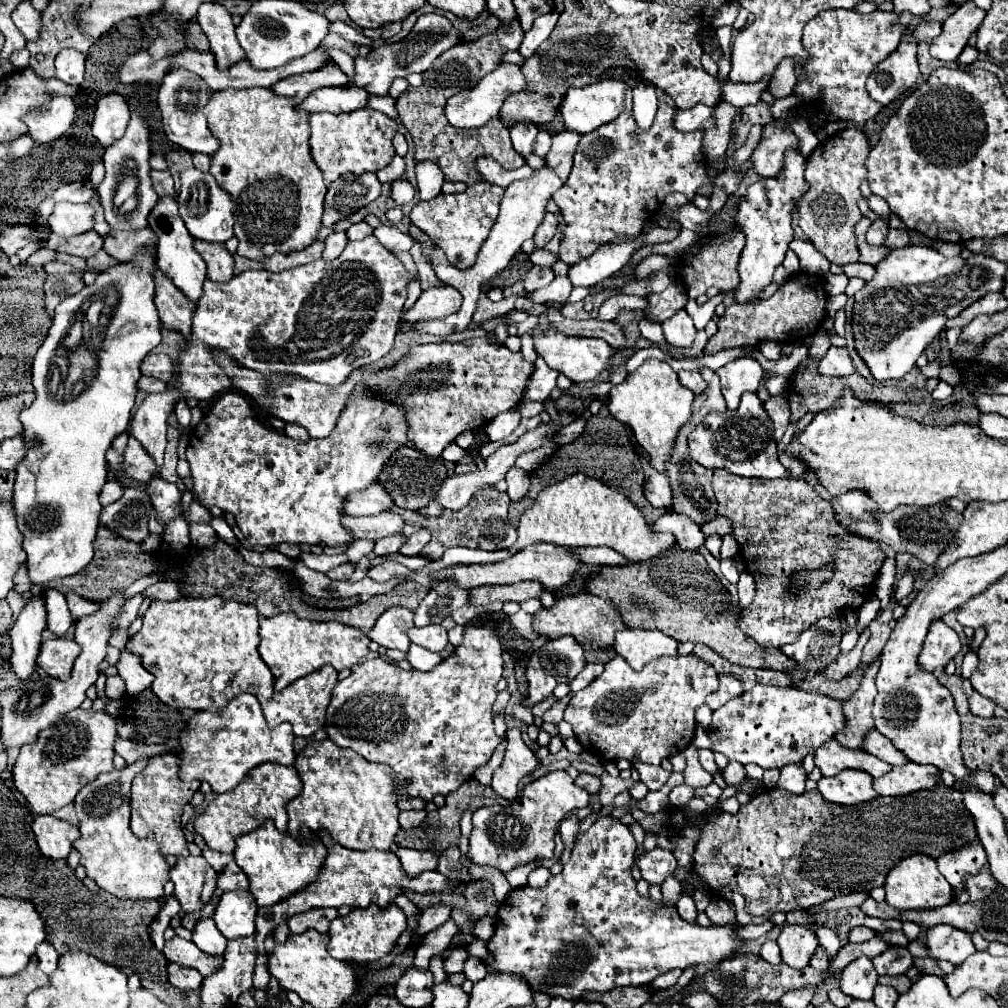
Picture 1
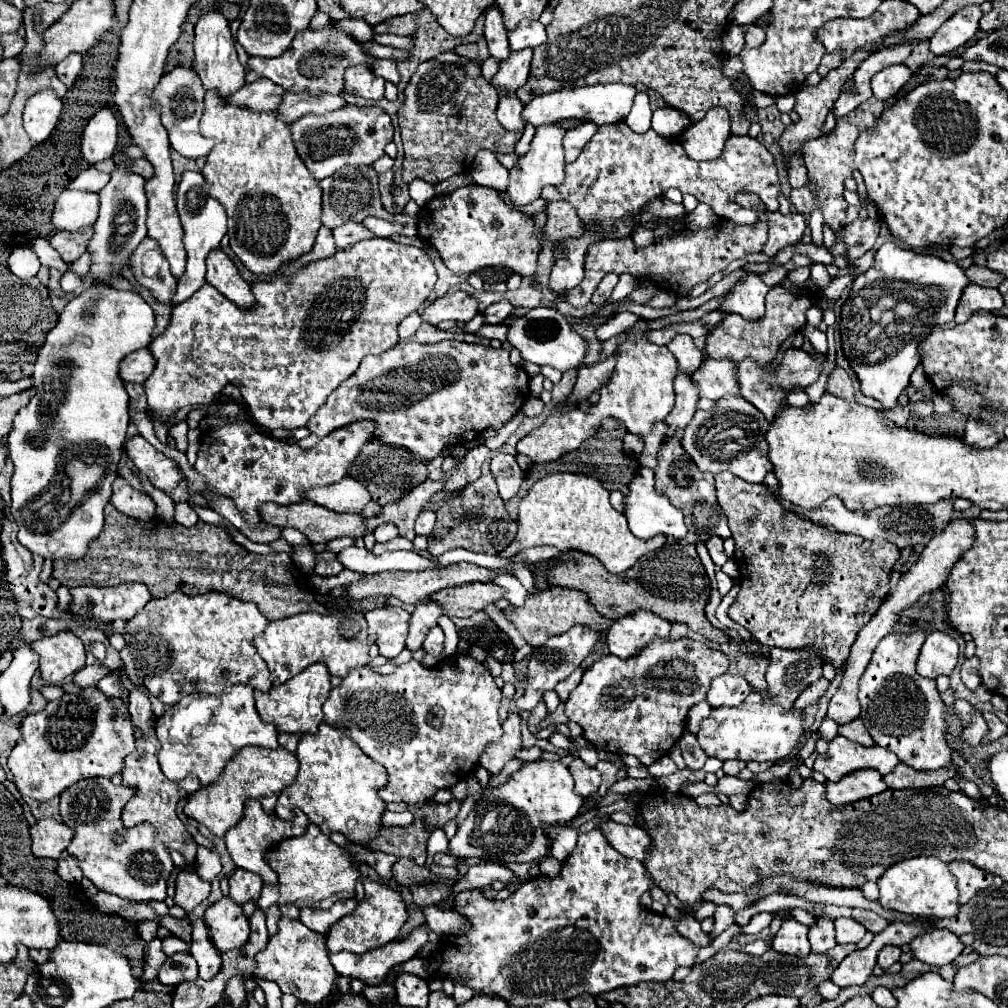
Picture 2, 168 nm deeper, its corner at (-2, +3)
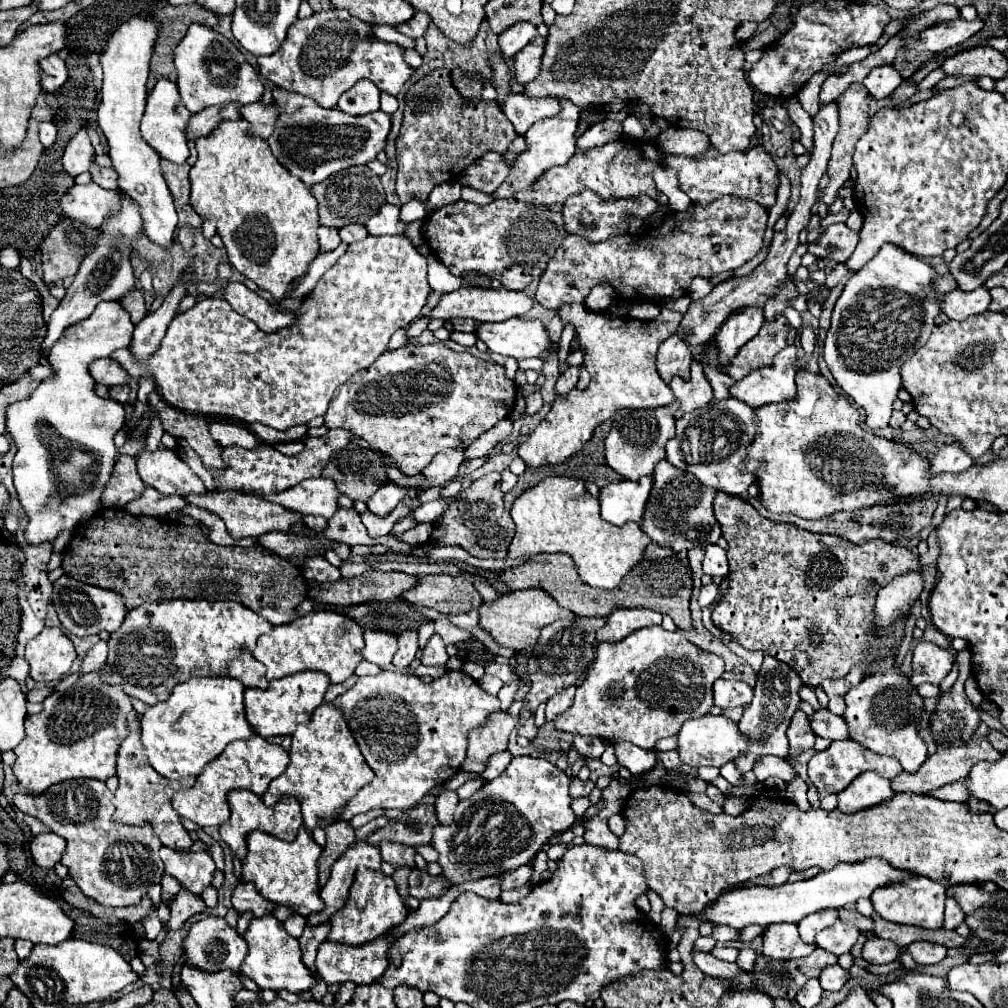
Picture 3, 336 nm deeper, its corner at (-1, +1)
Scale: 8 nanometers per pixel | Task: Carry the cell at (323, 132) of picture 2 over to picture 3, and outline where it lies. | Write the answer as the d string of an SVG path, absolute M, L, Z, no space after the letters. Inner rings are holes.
M278 88L272 90L274 100L280 102L284 110L280 110L280 122L276 122L276 132L268 138L268 144L276 158L280 158L280 162L306 186L314 186L338 170L366 164L384 150L390 132L390 114L378 110L364 116L352 116L338 108L322 108L300 94Z

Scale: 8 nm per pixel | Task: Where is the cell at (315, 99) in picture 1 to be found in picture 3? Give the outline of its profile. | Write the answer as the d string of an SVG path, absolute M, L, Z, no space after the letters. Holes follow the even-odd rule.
M254 102L254 104L246 104L242 110L242 116L246 122L250 122L250 132L252 134L260 134L260 138L268 138L274 130L276 130L276 120L280 116L280 106L276 102L264 104Z

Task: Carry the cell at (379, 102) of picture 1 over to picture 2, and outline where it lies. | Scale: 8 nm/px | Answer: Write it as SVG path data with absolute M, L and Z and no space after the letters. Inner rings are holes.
M259 78L251 84L245 84L241 90L237 90L233 96L229 96L225 100L225 104L231 104L231 106L241 106L241 108L249 108L253 112L259 112L259 110L275 110L281 102L281 96L283 96L283 88L273 84L271 80L265 80L265 78Z

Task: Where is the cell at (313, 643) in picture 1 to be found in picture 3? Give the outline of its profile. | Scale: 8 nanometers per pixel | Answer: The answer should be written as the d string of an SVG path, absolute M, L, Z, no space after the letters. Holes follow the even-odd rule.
M312 612L306 616L296 618L290 624L274 626L270 634L264 634L258 640L256 650L252 652L258 662L266 666L266 678L276 680L288 674L304 672L304 670L318 670L328 674L332 684L344 682L362 662L360 650L364 648L364 630L352 618L338 614L338 612Z

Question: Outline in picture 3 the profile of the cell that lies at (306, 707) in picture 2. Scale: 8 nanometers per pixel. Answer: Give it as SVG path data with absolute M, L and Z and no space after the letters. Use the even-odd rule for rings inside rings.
M300 672L290 674L288 678L272 680L266 690L260 688L246 688L244 704L246 704L246 718L252 722L252 728L264 736L286 736L296 730L298 724L308 724L314 710L324 702L326 688L330 686L330 678L324 672Z

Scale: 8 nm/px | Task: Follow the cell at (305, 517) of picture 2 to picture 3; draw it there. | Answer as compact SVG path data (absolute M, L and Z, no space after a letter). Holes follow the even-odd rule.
M214 490L214 492L206 492L206 494L196 494L196 496L186 496L188 502L192 502L194 506L206 508L210 512L214 512L216 516L220 516L228 528L228 532L234 538L246 538L246 536L262 536L268 532L288 532L292 530L294 524L304 524L304 518L300 512L296 510L288 510L280 504L268 502L264 498L252 498L248 494L240 494L236 490Z

